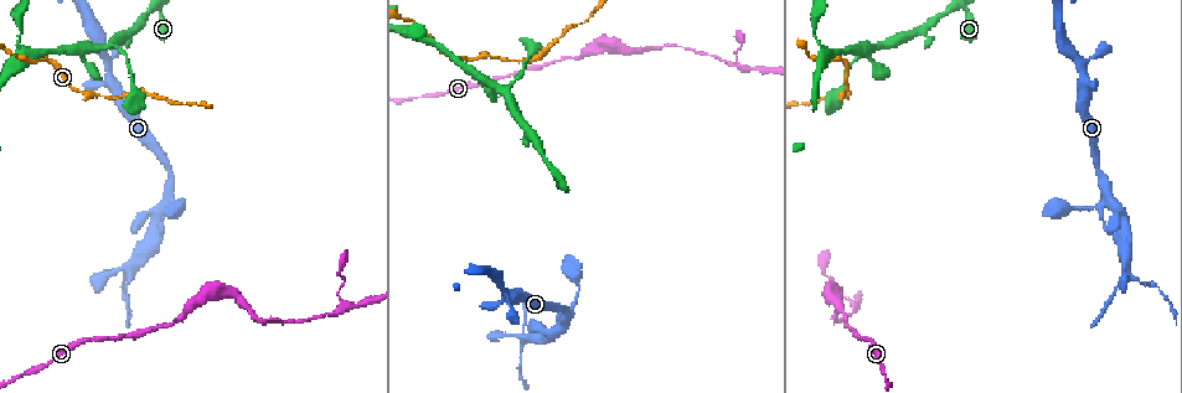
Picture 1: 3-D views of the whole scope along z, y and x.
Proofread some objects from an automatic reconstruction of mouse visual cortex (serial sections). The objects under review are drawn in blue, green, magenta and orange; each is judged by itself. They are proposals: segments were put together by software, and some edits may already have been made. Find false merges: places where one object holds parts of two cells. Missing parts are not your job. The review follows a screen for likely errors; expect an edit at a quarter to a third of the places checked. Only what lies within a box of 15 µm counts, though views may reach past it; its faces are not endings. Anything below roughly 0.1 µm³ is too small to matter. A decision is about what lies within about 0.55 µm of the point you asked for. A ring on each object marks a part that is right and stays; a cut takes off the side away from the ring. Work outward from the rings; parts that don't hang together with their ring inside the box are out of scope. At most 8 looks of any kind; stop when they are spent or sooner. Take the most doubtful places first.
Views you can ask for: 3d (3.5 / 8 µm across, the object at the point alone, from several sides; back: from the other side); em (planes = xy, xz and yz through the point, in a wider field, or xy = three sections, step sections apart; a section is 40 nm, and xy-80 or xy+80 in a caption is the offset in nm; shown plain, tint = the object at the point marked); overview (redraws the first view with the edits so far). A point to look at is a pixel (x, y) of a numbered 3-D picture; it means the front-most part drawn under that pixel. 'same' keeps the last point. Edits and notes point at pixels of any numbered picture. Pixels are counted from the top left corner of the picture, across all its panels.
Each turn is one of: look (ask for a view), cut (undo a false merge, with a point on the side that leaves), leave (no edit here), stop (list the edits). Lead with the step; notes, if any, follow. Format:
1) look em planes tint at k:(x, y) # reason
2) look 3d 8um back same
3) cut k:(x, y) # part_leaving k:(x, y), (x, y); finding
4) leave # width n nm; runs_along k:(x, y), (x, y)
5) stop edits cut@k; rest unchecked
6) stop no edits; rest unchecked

look 3d 3.5um at 1:(870, 338) # a narrow waist

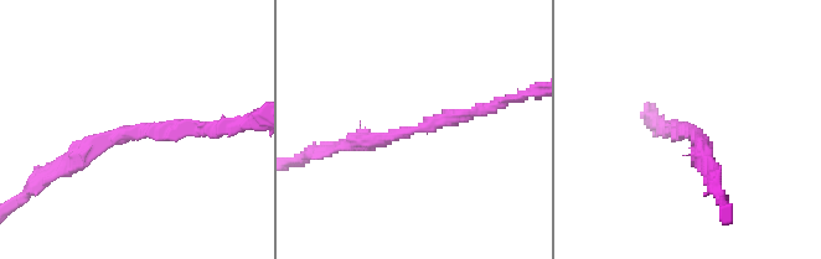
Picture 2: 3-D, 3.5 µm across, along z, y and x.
look em xy step 1 plain at 2:(690, 131) # arm_widths 150, 200 nm

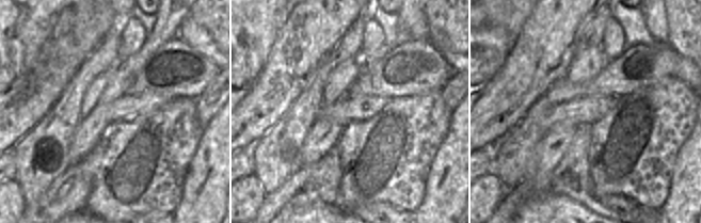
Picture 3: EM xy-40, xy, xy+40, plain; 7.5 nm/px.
look em xy step 1 tint same

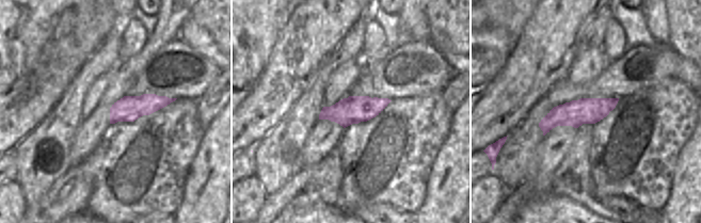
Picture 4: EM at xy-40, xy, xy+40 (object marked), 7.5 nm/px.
leave # runs_along 4:(615, 100), (542, 125); one cell here

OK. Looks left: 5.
look 3d 8um at 1:(854, 307) # branch point

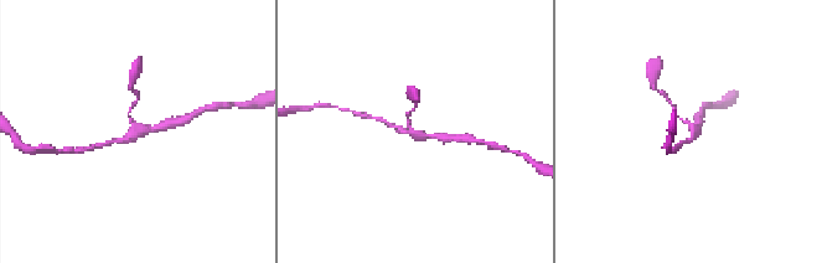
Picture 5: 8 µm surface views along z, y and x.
look em xy step 1 tint at 5:(413, 132) # now the EM

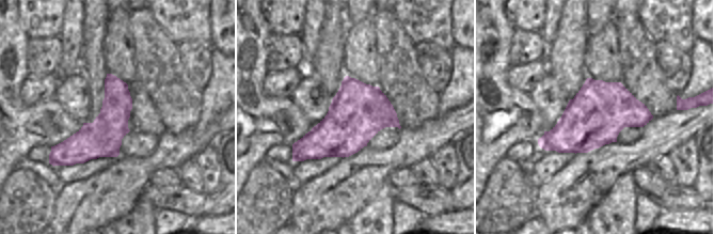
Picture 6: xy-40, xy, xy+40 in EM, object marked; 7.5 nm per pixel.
leave # one cell here

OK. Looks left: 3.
look 3d 8um at 1:(128, 267) # narrows sharply

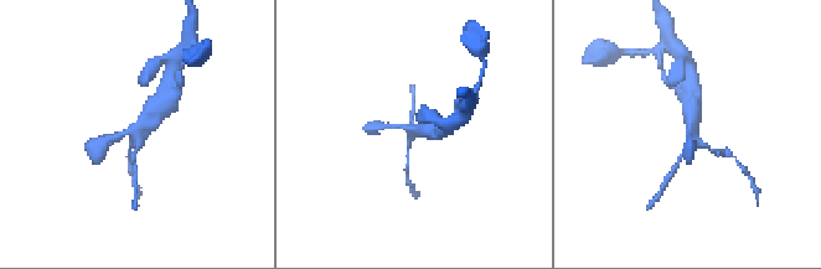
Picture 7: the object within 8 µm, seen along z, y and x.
look 3d 3.5um at 7:(137, 134) # closer look

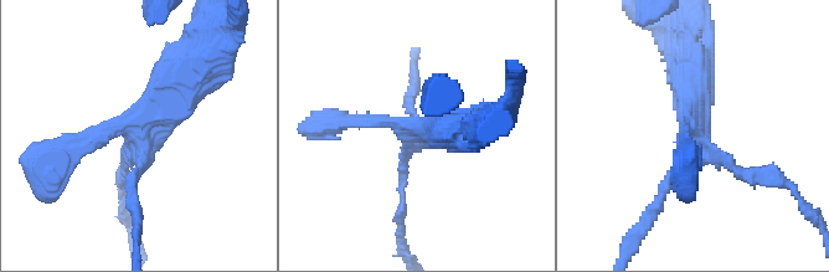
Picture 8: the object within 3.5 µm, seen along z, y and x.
leave # runs_along 8:(200, 62), (143, 127), (67, 145); one cell here

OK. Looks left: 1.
stop no edits; rest unchecked

